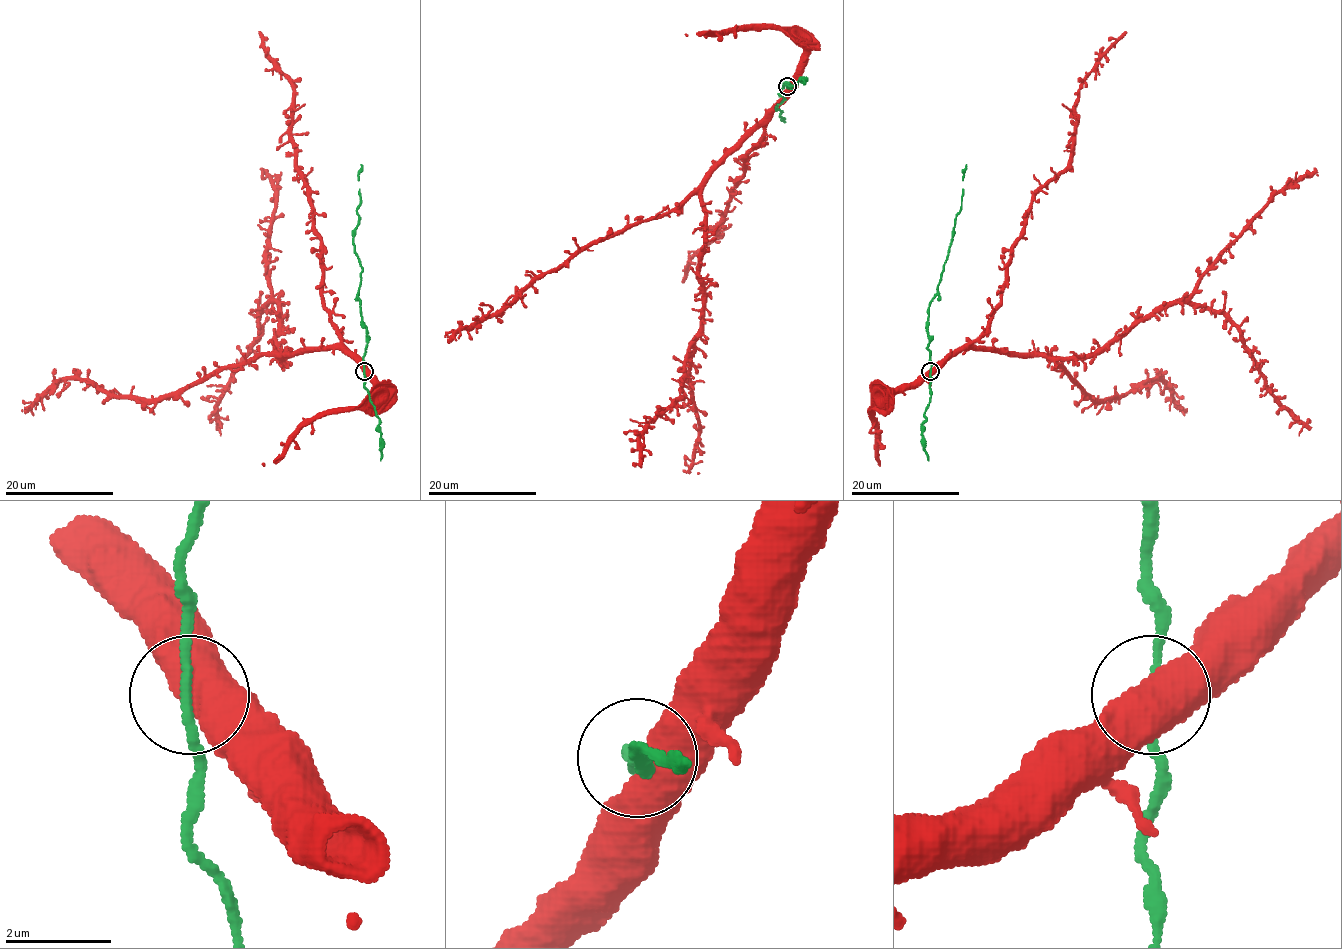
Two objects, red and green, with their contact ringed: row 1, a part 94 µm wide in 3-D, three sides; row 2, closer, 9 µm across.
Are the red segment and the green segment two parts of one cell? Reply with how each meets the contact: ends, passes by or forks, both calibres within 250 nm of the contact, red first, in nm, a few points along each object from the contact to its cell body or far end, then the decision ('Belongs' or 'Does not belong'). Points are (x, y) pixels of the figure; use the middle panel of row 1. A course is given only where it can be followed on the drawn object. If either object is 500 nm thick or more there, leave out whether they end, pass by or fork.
Thickness 550 nm (red) against 160 nm. Course of red: (788, 86), (706, 179), (699, 337), (685, 363), (683, 396), (649, 423), (639, 438), (641, 461), (633, 463). Course of green: (787, 86), (791, 84), (784, 84), (781, 93), (785, 99), (776, 107), (785, 122). Belongs

